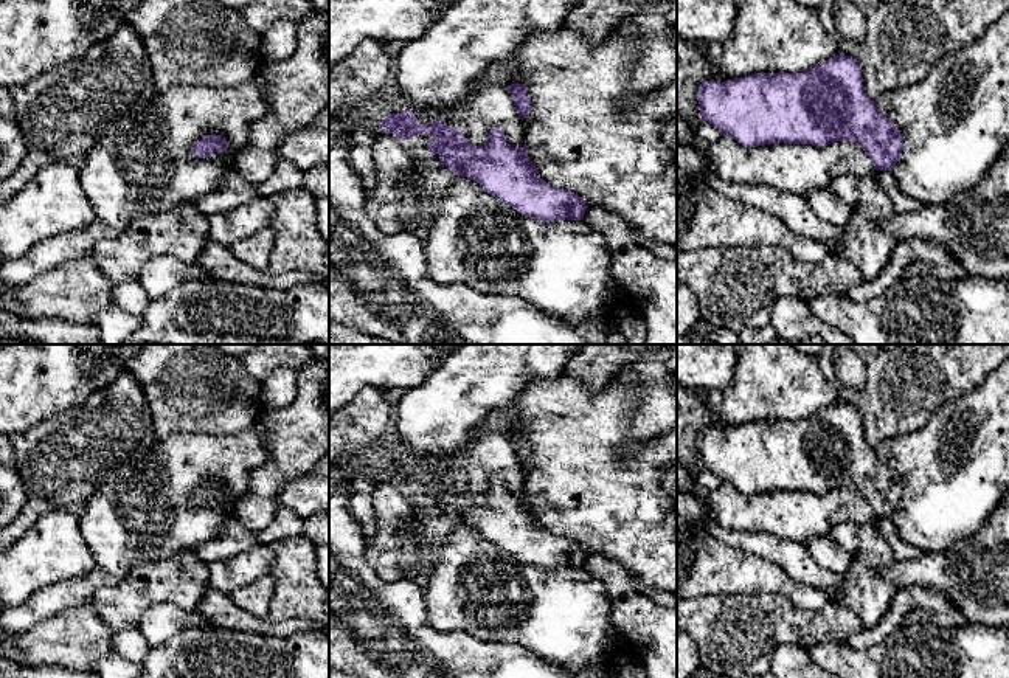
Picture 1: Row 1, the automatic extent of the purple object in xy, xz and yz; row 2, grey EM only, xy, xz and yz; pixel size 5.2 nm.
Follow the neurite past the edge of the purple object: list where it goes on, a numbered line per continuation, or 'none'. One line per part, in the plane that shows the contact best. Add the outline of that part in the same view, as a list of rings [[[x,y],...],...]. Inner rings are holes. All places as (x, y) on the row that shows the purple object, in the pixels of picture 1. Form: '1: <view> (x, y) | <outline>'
none

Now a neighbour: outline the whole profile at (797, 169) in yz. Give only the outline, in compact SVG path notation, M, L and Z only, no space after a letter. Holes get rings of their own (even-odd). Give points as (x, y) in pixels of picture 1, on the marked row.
M722 135L719 141L706 146L709 168L728 183L767 185L782 192L806 197L812 189L830 186L837 177L862 177L874 171L869 155L852 141L835 141L824 147L813 144L764 144L744 147L730 135Z

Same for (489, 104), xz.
M492 68L481 78L461 109L464 137L483 146L492 127L500 127L508 143L517 149L525 144L525 124L518 116L508 87L494 78Z

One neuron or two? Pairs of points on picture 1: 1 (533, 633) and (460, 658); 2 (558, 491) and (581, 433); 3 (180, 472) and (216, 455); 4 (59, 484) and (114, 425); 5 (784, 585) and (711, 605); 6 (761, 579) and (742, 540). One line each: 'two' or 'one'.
1: two
2: one
3: one
4: one
5: two
6: two

